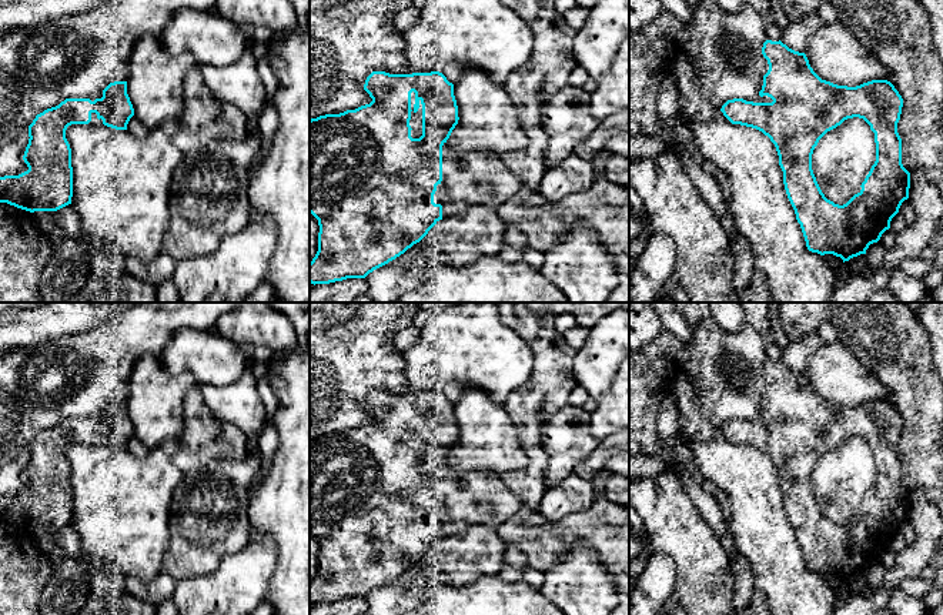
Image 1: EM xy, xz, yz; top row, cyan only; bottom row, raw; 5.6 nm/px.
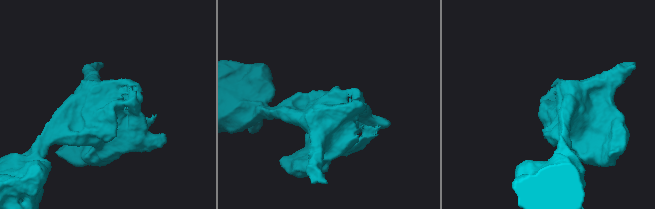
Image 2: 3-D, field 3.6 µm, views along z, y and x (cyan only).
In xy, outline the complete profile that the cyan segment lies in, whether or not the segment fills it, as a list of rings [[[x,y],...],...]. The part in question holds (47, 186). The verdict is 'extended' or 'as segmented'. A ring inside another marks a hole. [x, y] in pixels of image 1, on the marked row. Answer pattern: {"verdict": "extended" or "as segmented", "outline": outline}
{"verdict": "extended", "outline": [[[127,81],[110,83],[91,98],[66,98],[37,114],[29,126],[23,160],[29,170],[0,177],[0,203],[34,211],[57,211],[71,204],[71,148],[66,130],[71,124],[107,126],[127,130],[134,108]]]}

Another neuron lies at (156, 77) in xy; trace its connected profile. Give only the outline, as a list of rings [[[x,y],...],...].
[[[157,34],[138,39],[133,47],[127,94],[134,116],[150,130],[184,114],[184,77],[195,67],[190,53],[174,56]]]

